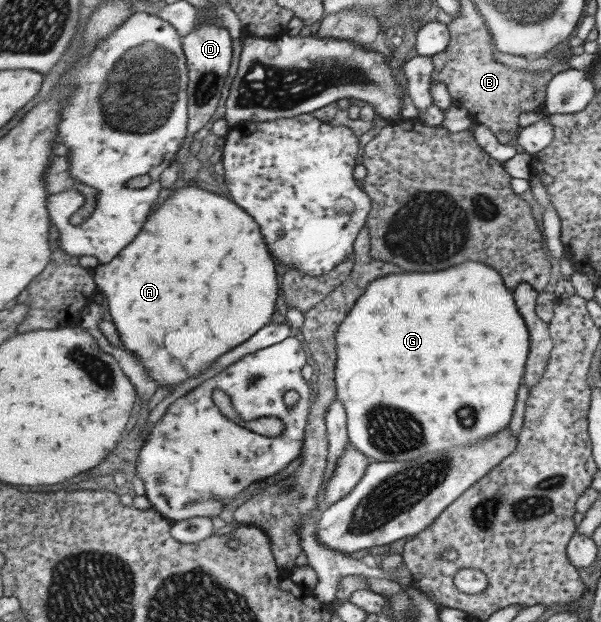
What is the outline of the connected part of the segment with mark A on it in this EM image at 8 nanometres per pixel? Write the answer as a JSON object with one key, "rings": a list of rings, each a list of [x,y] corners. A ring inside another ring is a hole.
{"rings":[[[192,185],[174,191],[170,197],[168,203],[154,211],[140,237],[124,248],[116,260],[94,269],[95,282],[107,298],[123,347],[150,369],[148,374],[159,387],[170,387],[169,391],[200,375],[224,353],[270,325],[280,289],[276,263],[260,231],[261,225],[243,206]]]}

